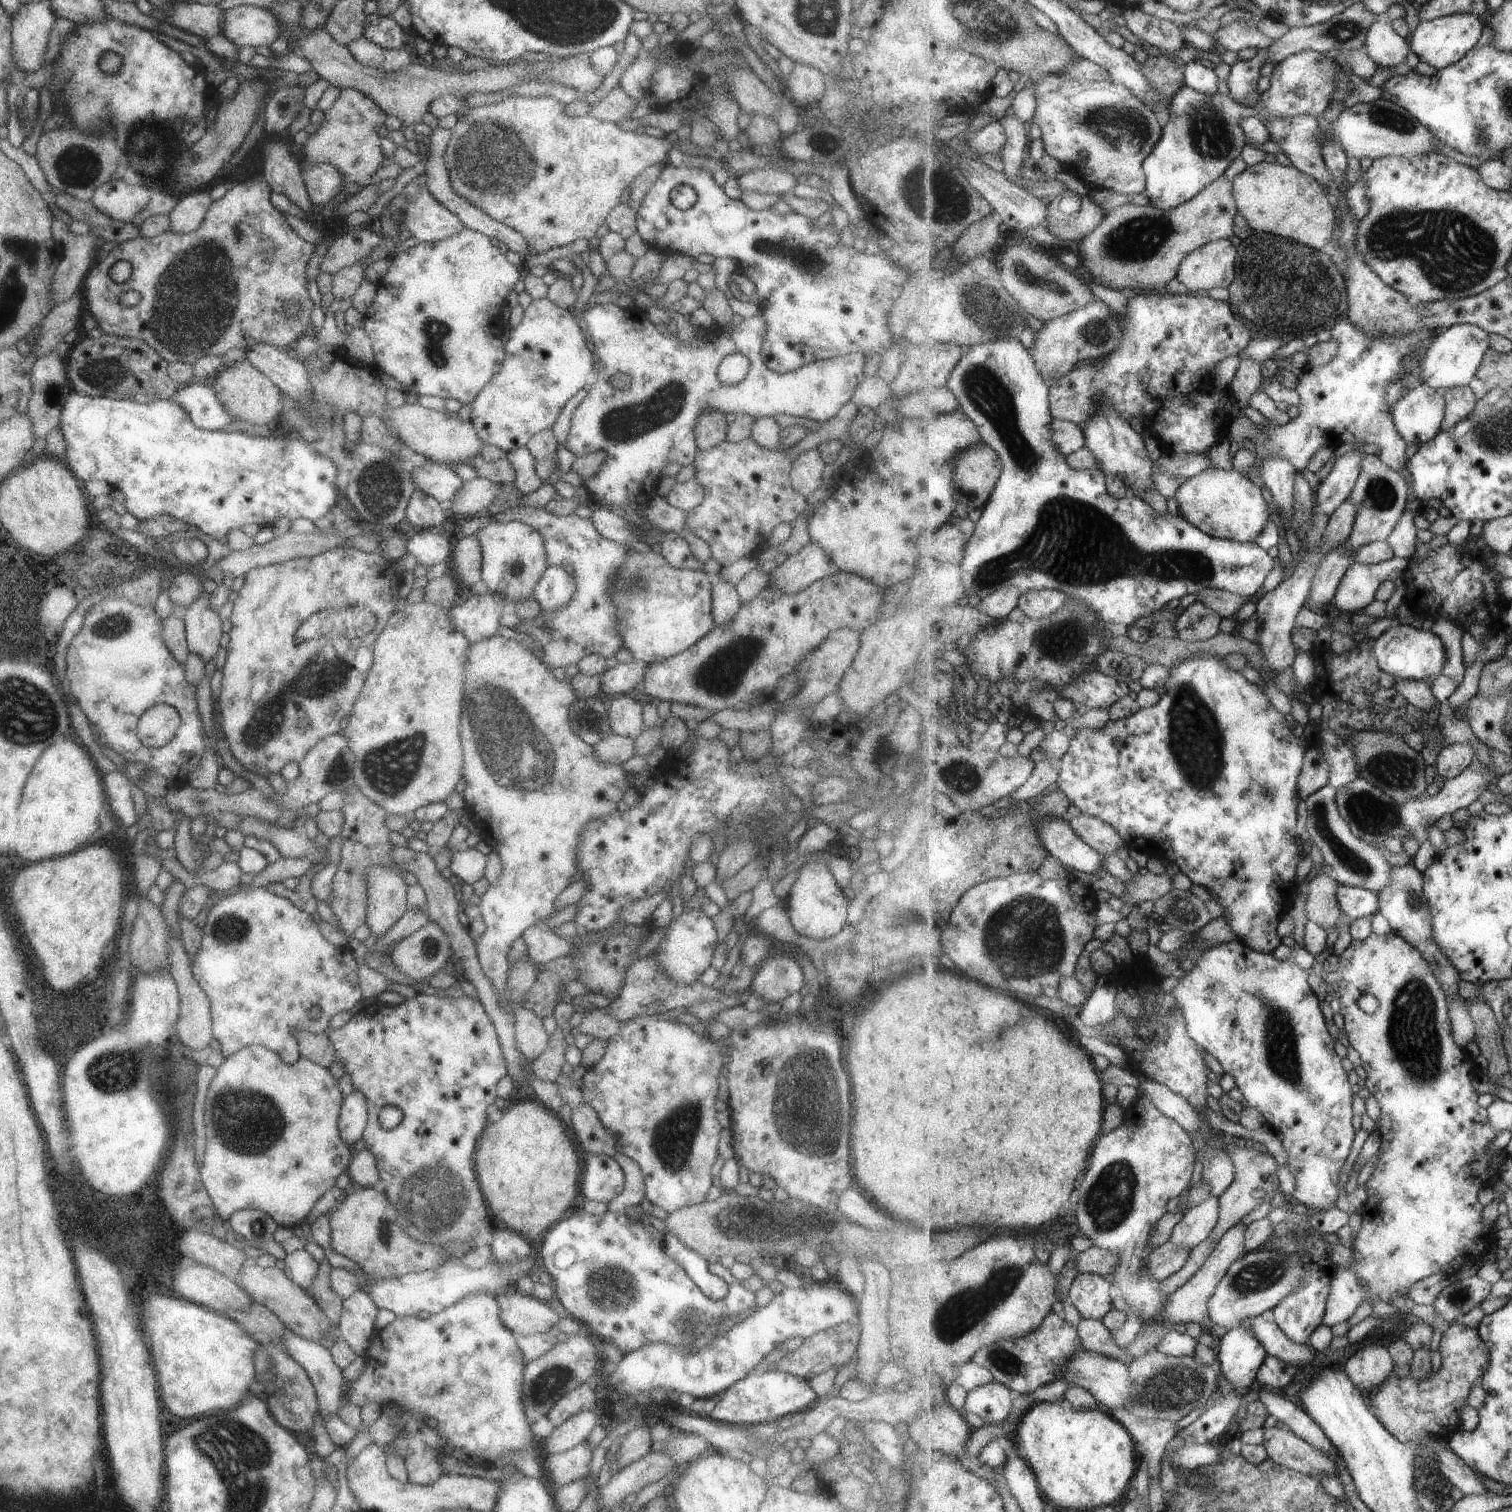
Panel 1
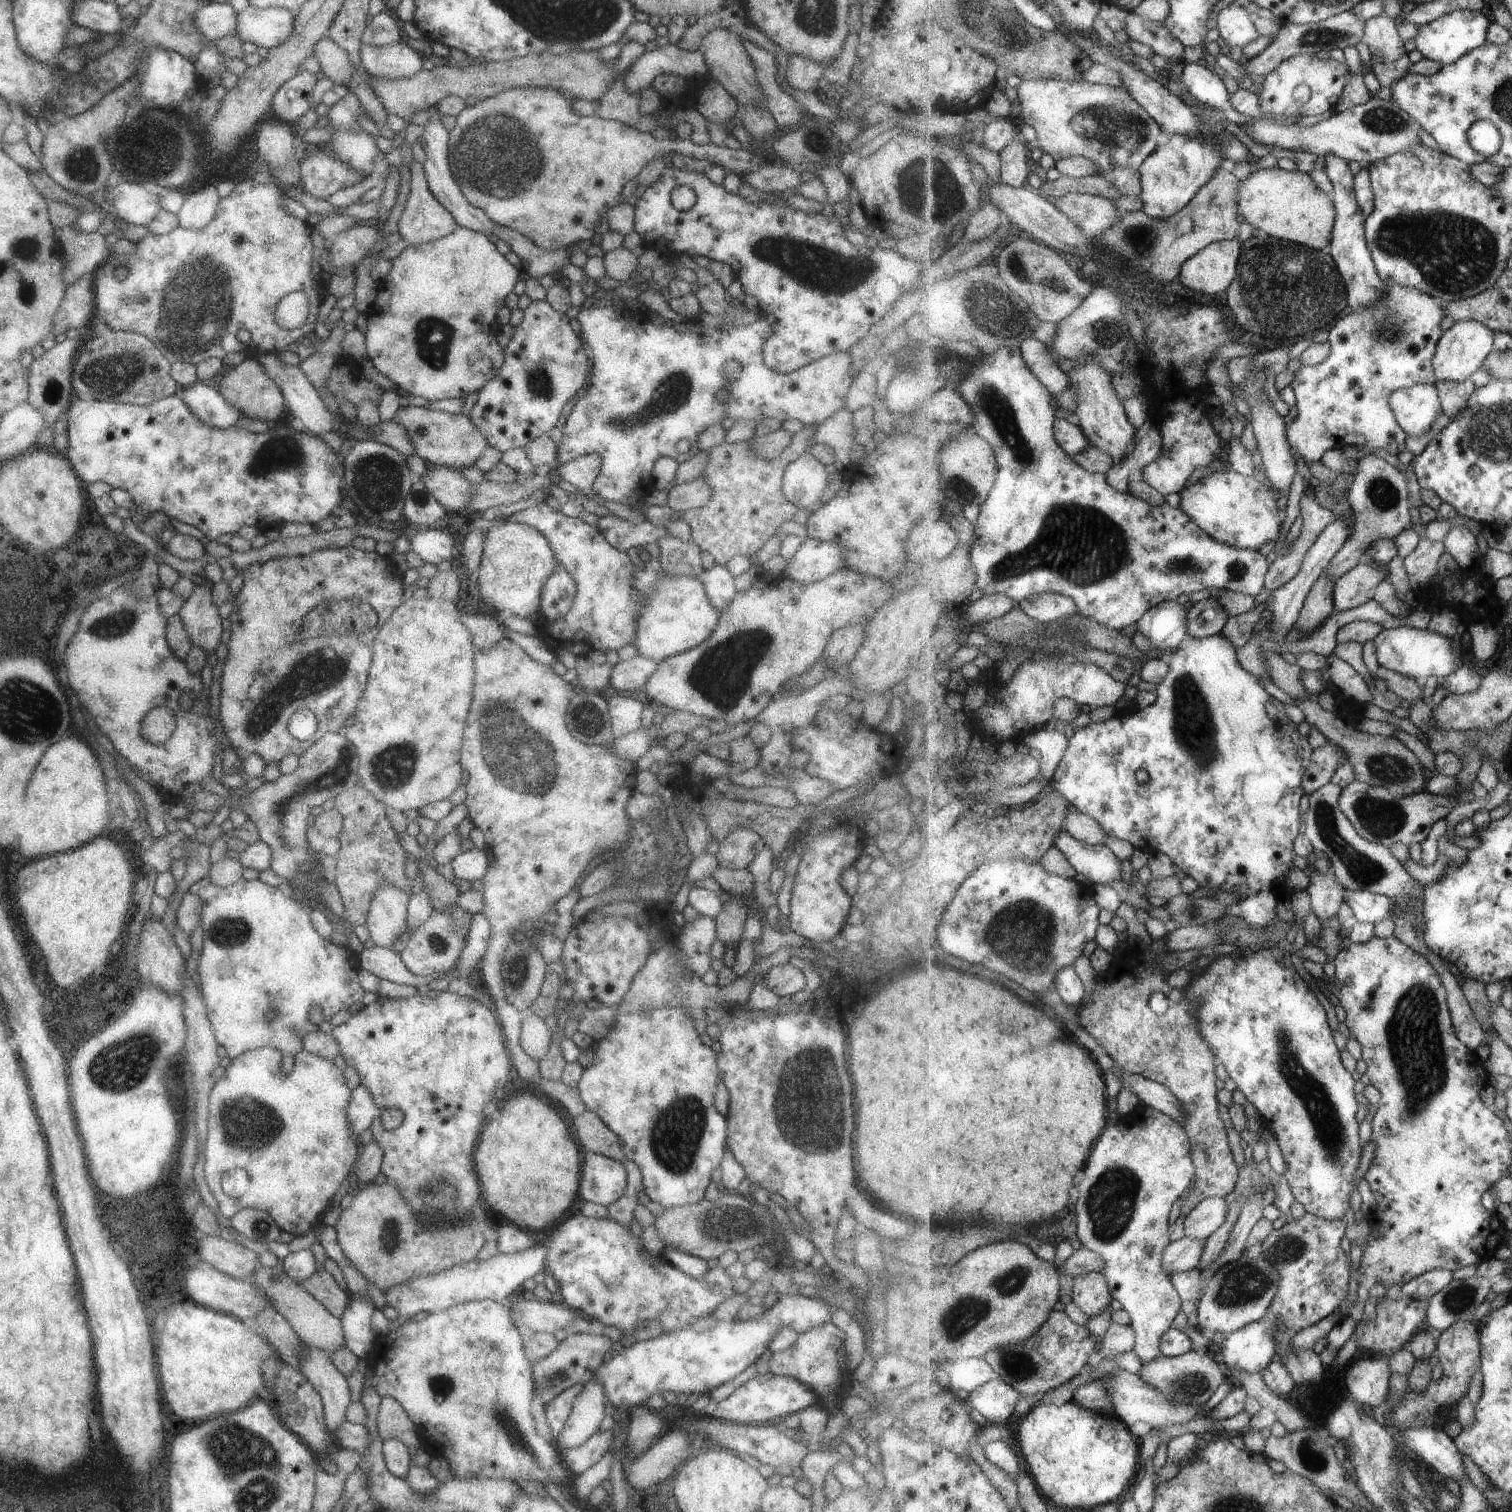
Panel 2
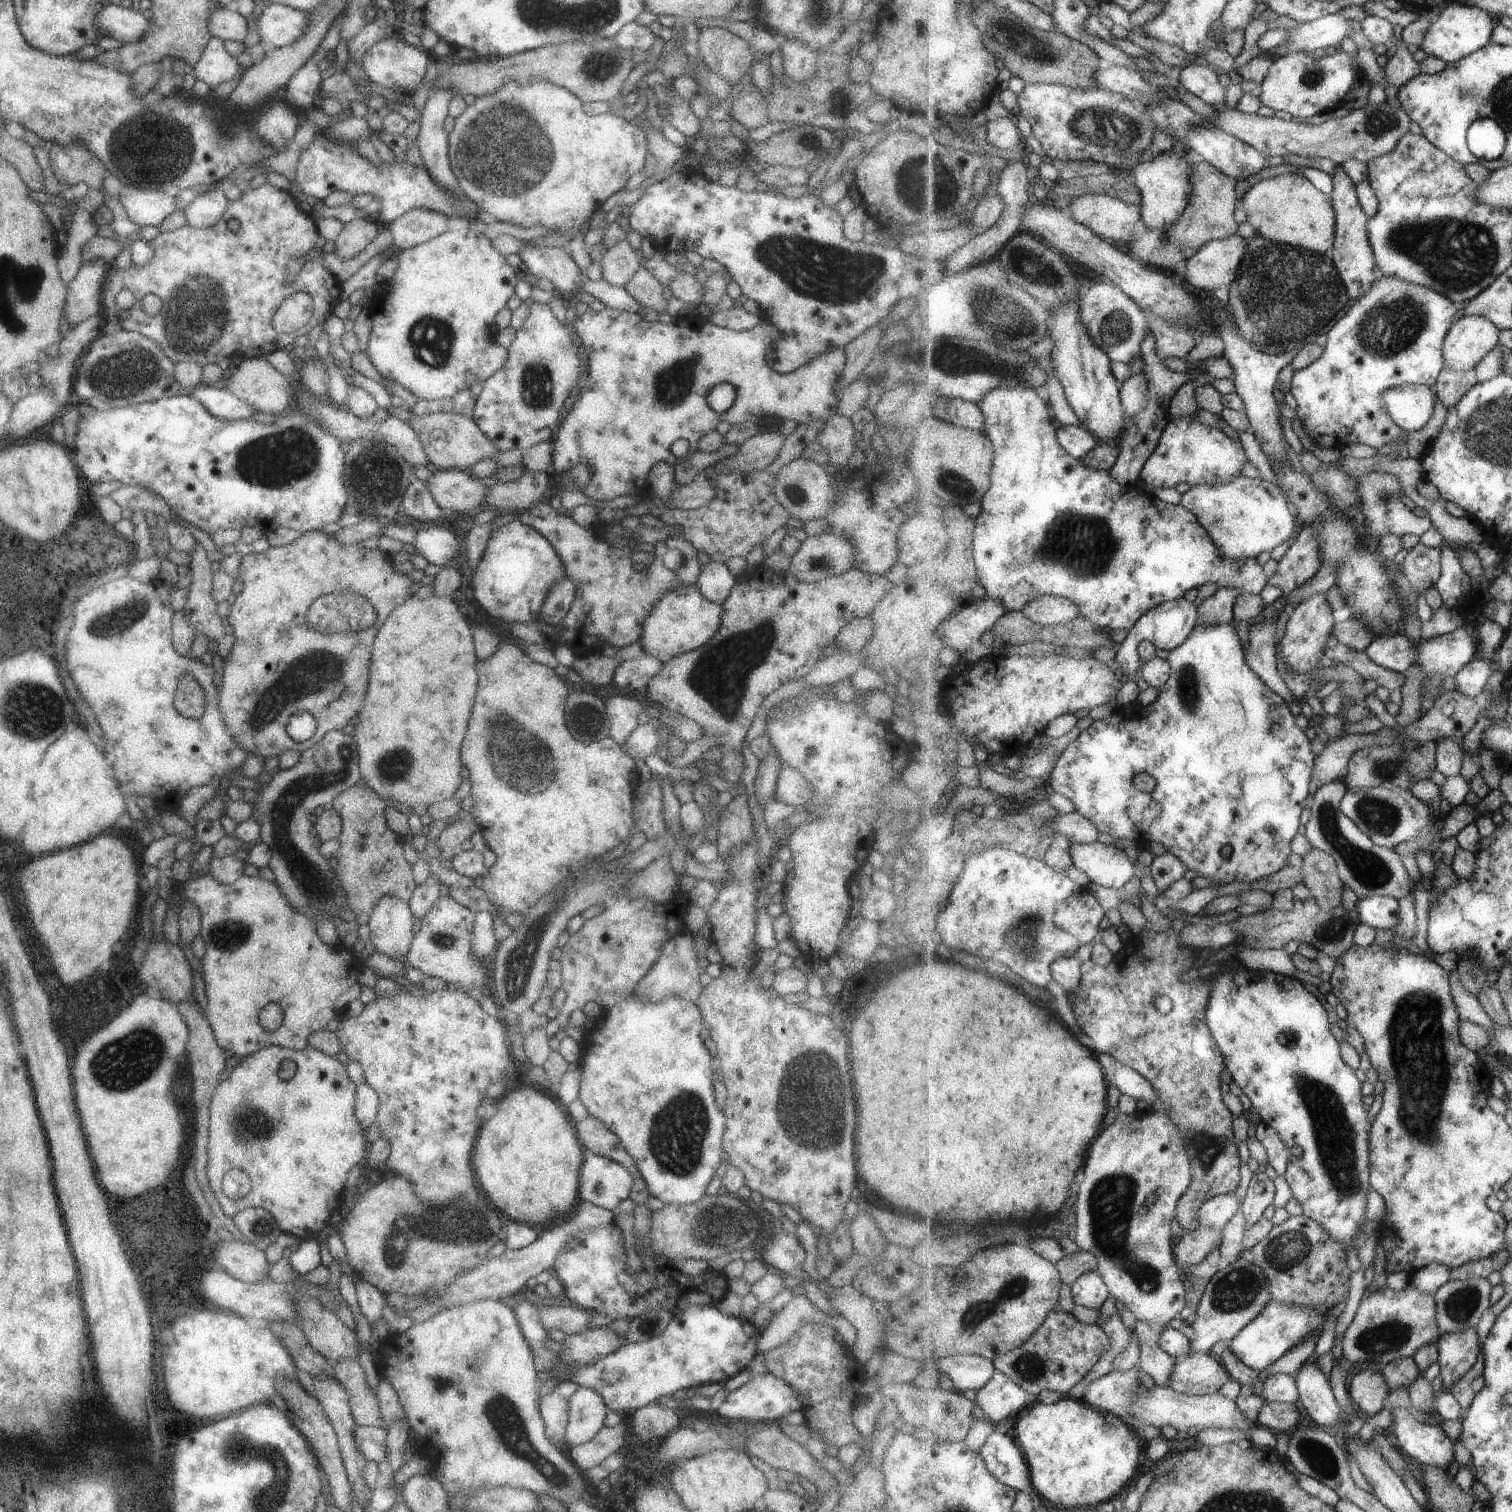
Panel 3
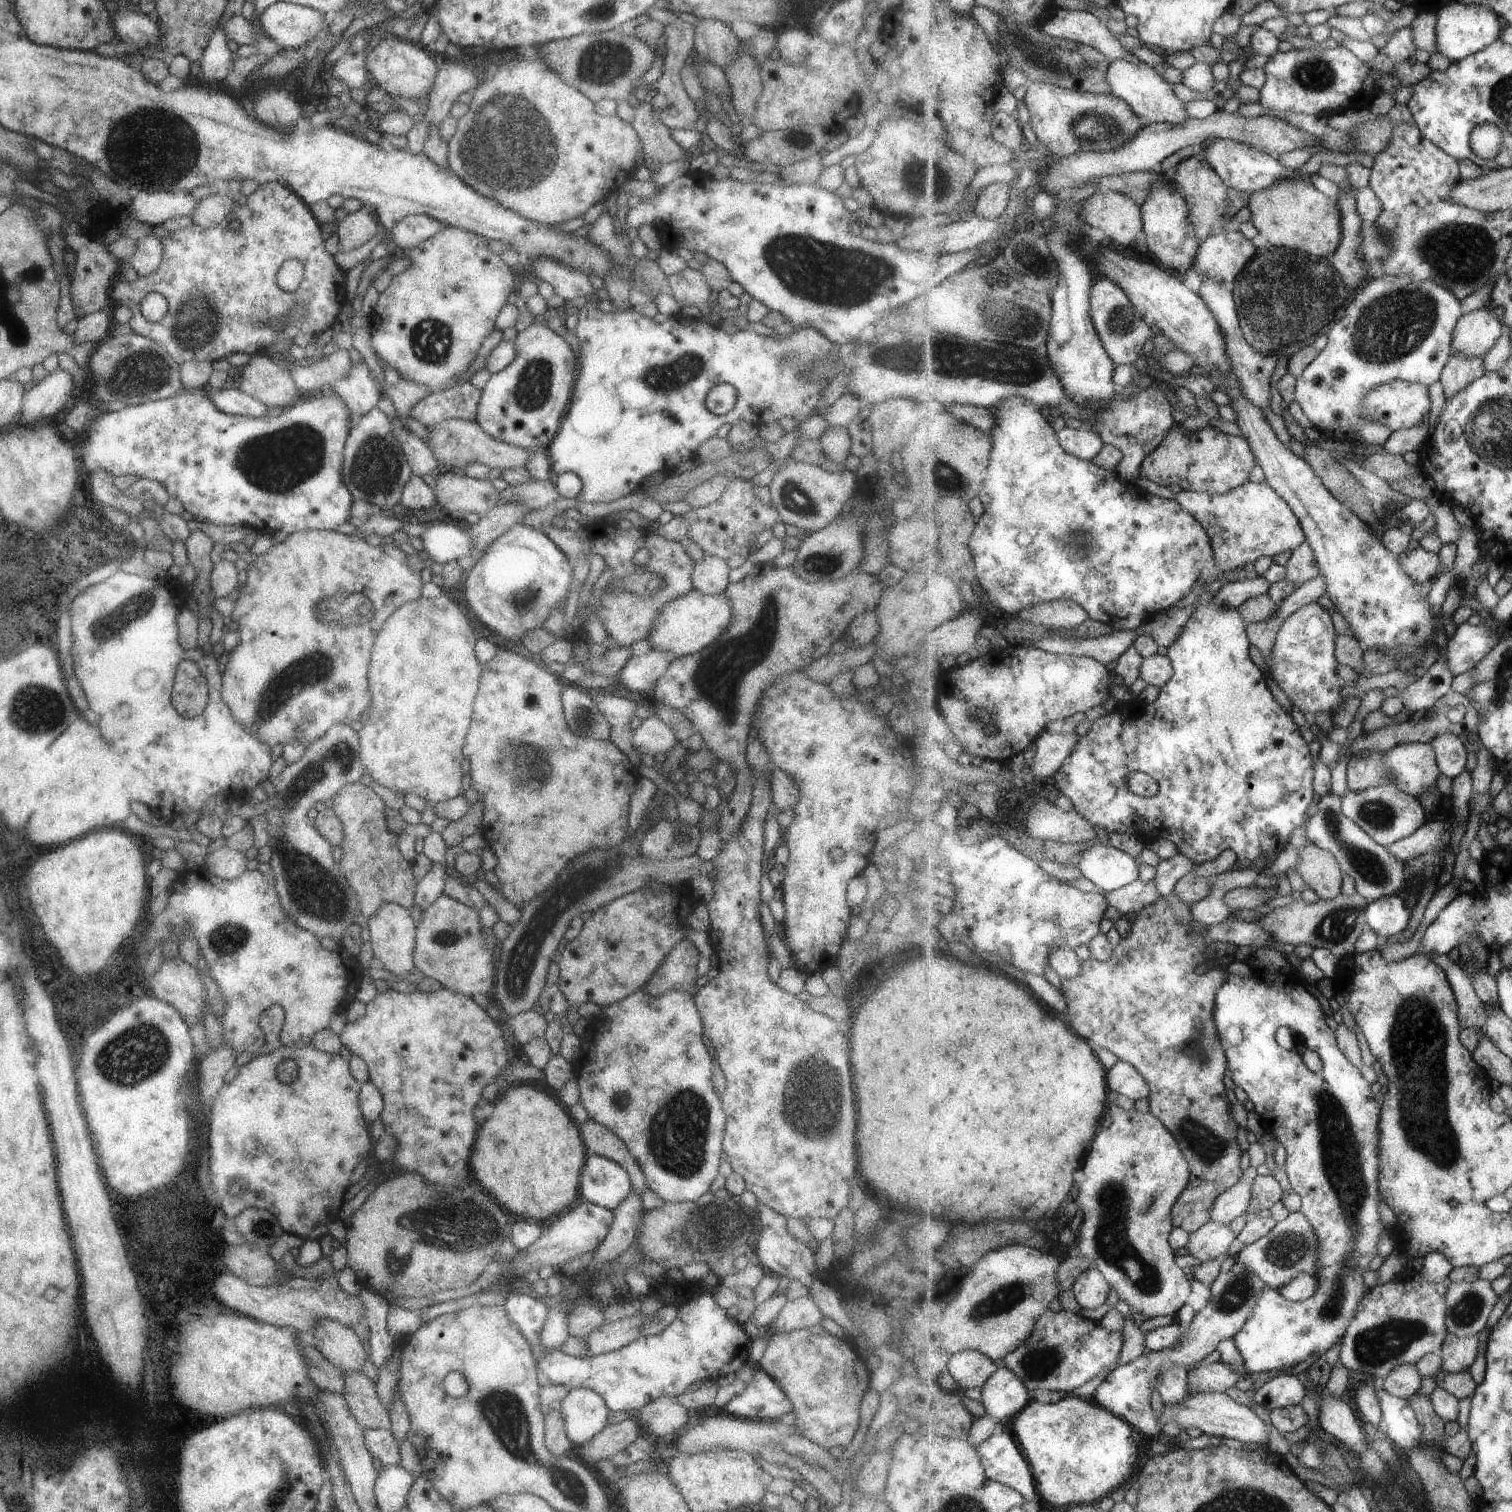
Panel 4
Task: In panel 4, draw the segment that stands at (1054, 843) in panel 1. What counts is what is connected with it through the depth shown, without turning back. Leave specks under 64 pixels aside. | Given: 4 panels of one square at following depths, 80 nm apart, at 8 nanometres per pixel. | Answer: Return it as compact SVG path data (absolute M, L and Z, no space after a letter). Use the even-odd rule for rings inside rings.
M1111 846L1088 847L1078 859L1079 870L1103 892L1113 892L1140 879L1140 866L1135 858Z

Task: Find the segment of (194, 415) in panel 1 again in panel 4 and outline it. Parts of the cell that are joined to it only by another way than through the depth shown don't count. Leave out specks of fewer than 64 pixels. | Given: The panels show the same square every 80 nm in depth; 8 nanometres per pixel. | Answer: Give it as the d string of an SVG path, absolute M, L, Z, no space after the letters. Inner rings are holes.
M229 388L229 390L206 390L211 404L226 414L247 417L263 417L267 414L267 406L263 406L261 402L257 402L255 398L247 396L237 388Z

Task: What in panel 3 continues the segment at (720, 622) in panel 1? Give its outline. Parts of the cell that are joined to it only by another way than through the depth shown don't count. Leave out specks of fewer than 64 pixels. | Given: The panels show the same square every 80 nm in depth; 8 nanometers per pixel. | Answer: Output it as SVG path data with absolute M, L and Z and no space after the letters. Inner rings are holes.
M709 560L700 568L694 585L706 600L722 604L737 578L733 577L727 566L721 562Z

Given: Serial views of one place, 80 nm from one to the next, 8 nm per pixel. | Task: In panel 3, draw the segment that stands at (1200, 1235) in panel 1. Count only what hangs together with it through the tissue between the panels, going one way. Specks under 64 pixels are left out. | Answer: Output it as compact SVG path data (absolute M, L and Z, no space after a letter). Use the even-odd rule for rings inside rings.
M1234 1193L1228 1195L1217 1195L1210 1198L1200 1208L1199 1227L1221 1230L1229 1224L1229 1220L1242 1208L1241 1202L1237 1200Z

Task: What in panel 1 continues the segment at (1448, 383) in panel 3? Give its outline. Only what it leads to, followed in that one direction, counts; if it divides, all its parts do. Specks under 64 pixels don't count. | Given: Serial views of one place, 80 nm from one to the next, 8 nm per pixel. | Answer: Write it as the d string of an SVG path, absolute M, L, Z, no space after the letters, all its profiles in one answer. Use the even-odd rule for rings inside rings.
M1470 385L1446 390L1443 395L1446 400L1446 417L1442 430L1448 431L1473 414L1479 398Z

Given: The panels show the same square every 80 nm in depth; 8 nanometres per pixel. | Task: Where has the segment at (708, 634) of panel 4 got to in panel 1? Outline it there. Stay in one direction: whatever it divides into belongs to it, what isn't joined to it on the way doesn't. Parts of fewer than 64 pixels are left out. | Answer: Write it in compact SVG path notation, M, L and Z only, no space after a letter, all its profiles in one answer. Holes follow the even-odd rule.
M625 551L622 563L614 570L610 578L608 598L615 605L614 619L621 639L621 647L631 652L635 660L649 663L663 660L680 653L700 638L703 638L714 626L711 616L711 575L703 570L676 569L669 566L662 556L653 551L639 553Z

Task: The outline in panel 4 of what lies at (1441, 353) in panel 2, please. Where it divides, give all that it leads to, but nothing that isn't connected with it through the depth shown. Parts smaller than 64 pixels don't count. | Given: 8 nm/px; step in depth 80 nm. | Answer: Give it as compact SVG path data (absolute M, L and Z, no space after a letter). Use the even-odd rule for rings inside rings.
M1482 309L1464 314L1455 330L1452 354L1465 358L1485 357L1487 351L1503 336L1503 332L1503 322L1494 312Z

